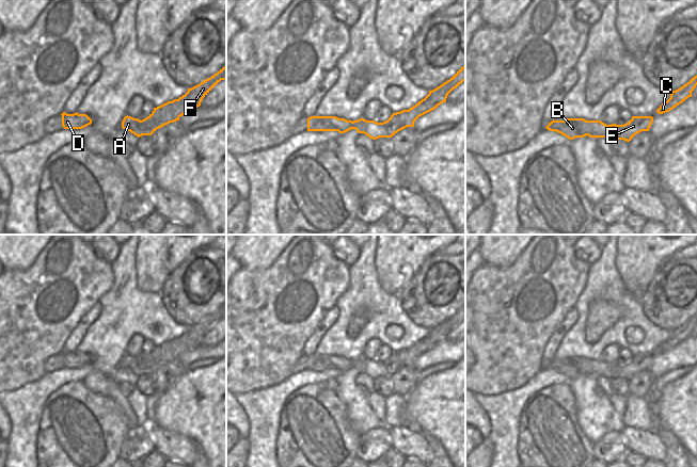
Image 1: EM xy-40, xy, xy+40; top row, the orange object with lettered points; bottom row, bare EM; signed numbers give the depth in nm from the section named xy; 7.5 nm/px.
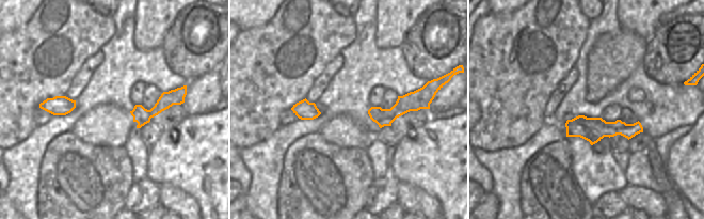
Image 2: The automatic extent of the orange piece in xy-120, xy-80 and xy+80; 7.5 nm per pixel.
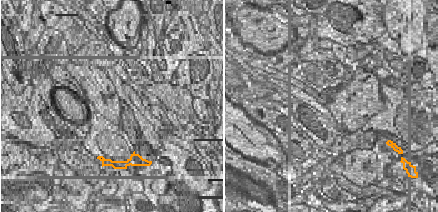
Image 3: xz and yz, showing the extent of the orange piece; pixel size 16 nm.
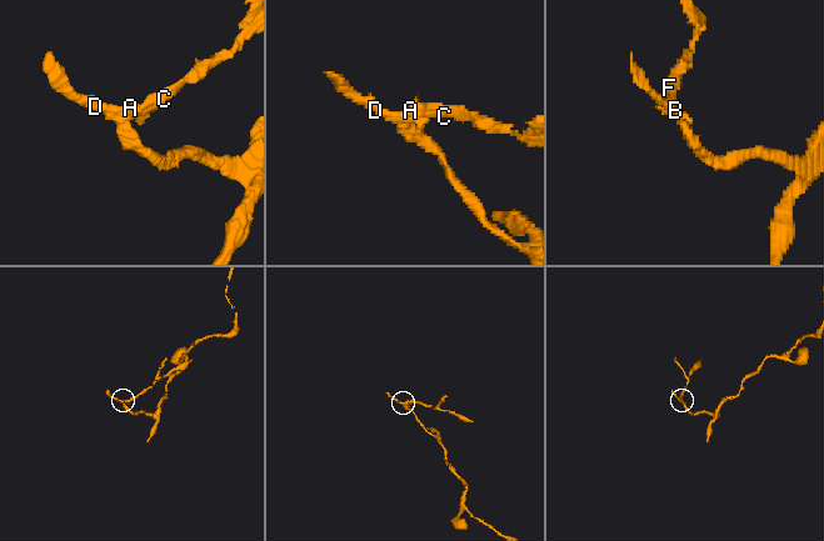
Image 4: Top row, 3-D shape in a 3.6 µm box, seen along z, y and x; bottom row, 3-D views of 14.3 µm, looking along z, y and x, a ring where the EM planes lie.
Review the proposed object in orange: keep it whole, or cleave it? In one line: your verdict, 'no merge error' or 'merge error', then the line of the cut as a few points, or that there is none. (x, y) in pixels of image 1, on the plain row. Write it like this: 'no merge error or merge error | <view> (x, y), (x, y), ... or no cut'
merge error | xy (353, 359), (361, 360), (374, 377)

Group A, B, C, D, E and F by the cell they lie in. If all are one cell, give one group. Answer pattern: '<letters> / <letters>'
A C E F / B D

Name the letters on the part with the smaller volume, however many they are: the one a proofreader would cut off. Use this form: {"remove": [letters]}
{"remove": ["A", "C", "E", "F"]}

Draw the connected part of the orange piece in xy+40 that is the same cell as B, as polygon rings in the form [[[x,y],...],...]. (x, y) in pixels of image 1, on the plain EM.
[[[567,357],[565,359],[552,359],[545,366],[550,370],[556,370],[569,379],[575,376],[605,376],[613,380],[612,369],[601,359],[586,359],[584,357]]]

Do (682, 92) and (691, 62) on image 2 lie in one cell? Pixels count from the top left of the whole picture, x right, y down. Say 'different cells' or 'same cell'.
different cells

